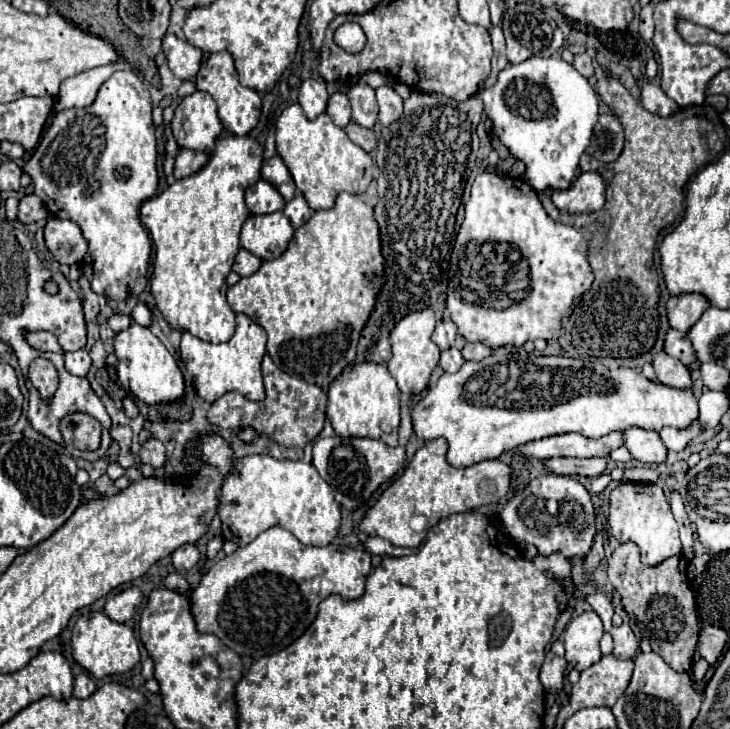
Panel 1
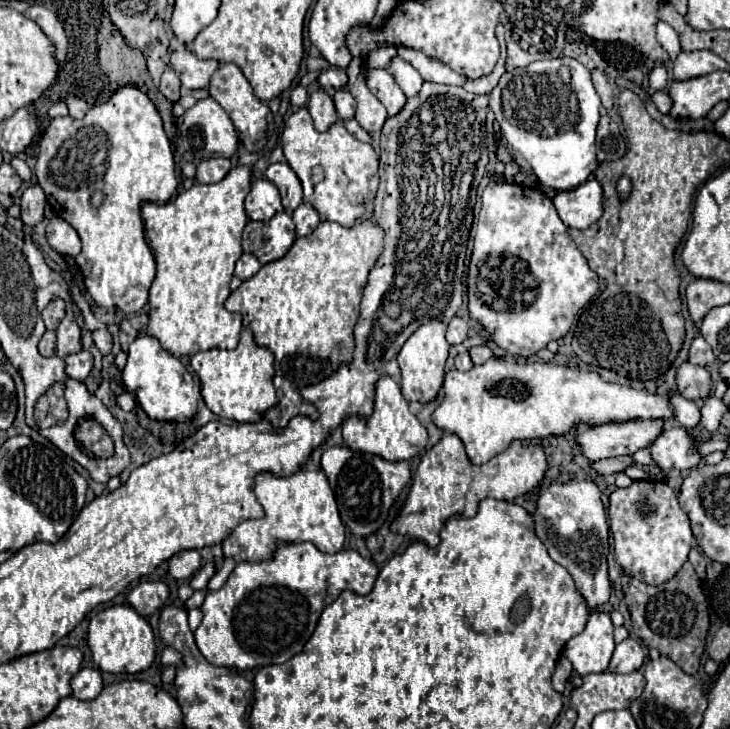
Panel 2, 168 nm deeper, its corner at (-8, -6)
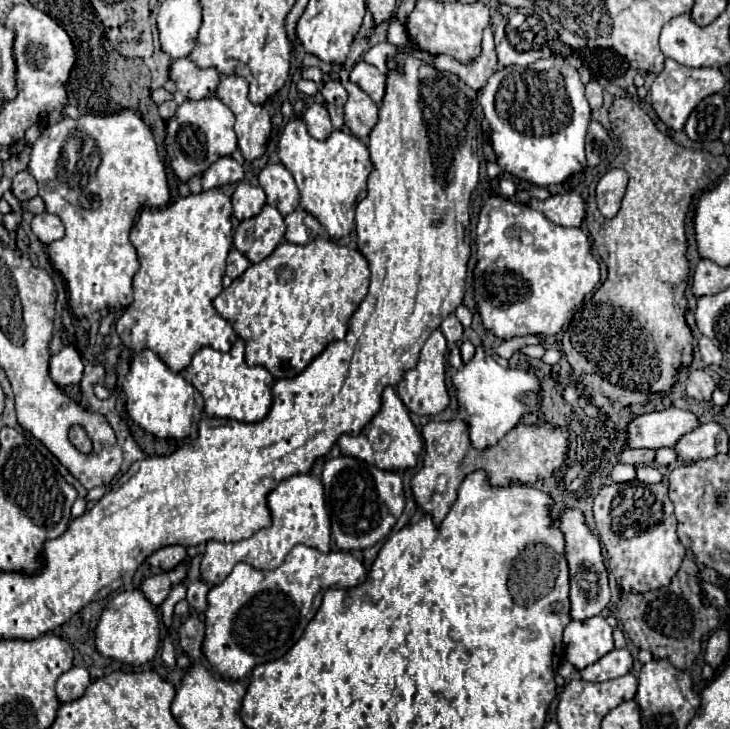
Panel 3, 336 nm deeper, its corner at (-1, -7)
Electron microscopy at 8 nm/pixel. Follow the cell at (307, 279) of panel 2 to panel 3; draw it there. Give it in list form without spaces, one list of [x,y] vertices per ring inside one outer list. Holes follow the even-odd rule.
[[[322,238],[304,246],[282,242],[262,262],[250,264],[212,304],[246,342],[248,366],[264,366],[274,378],[292,378],[326,344],[346,336],[352,314],[368,294],[368,282],[370,270],[358,250]]]

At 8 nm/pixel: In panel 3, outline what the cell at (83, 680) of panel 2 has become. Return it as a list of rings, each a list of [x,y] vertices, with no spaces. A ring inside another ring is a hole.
[[[70,668],[56,682],[56,696],[60,702],[72,702],[84,694],[90,684],[90,674],[86,668]]]

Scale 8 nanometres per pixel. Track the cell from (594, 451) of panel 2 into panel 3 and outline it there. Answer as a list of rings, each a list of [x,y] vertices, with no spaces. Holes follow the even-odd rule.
[[[666,408],[662,412],[650,412],[630,422],[630,448],[662,448],[674,446],[684,434],[696,430],[700,420],[690,410]]]

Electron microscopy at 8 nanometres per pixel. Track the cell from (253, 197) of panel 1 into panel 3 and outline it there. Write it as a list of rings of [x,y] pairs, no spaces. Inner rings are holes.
[[[238,182],[238,186],[232,192],[230,200],[232,200],[234,216],[238,220],[246,220],[246,218],[258,216],[258,212],[266,204],[266,196],[264,196],[262,188],[260,186],[250,186],[246,182]]]

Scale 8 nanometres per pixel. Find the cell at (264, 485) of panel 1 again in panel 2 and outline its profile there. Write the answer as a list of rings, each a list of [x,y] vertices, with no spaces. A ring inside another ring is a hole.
[[[299,469],[289,477],[277,477],[269,471],[255,475],[255,497],[263,505],[265,515],[261,519],[247,519],[239,523],[223,541],[225,557],[241,561],[267,559],[277,541],[311,541],[323,553],[337,553],[343,549],[345,525],[339,517],[337,501],[323,471]]]

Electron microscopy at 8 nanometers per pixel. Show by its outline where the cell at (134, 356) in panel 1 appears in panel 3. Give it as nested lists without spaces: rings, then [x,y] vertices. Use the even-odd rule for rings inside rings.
[[[144,350],[132,360],[130,372],[124,380],[124,394],[126,412],[144,432],[160,440],[194,440],[198,436],[198,420],[204,412],[202,394],[186,382],[182,374],[172,372],[154,352]]]

